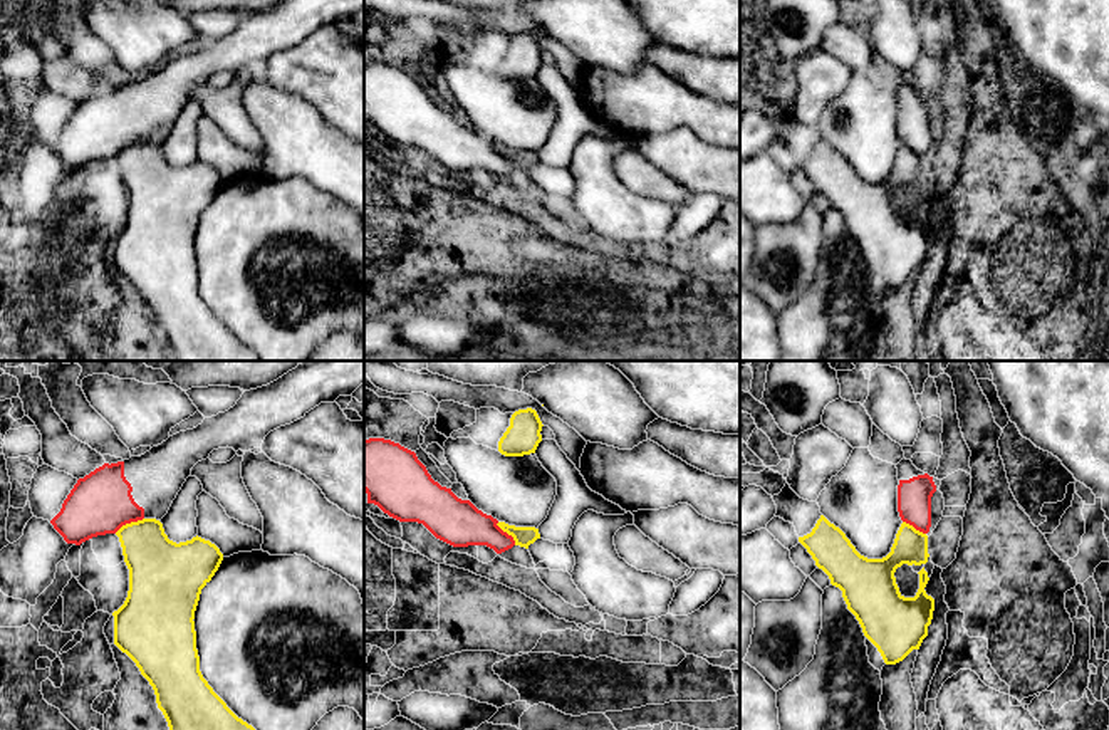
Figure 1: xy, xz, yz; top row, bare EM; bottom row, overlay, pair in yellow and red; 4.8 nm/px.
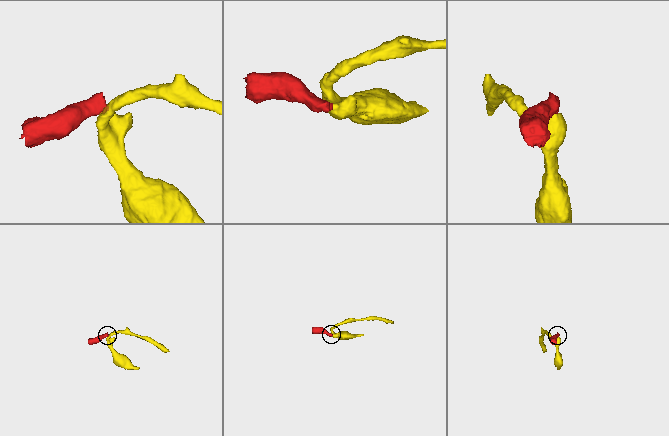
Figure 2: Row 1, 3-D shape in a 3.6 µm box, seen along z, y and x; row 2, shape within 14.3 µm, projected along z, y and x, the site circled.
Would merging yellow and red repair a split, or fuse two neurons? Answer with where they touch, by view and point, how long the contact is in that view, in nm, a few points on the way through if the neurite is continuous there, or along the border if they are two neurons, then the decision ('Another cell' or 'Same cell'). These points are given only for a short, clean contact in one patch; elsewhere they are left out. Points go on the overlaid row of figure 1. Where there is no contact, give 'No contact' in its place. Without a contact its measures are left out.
Touches yellow at xy (128, 524). Shared border 160 nm. Boundary: xy (143, 517), (123, 524), (114, 532). Another cell

